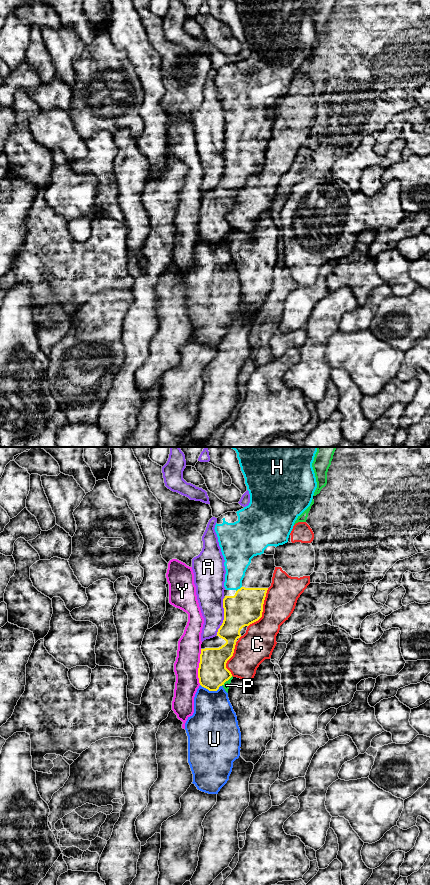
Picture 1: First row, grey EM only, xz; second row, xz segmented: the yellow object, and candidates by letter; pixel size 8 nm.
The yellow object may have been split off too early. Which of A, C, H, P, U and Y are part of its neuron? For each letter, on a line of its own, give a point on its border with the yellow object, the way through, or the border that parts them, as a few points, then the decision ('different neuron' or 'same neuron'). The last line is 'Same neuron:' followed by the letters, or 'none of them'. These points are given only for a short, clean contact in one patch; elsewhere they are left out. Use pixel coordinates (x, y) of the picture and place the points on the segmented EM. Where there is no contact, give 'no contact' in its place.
A: contact xz (224, 617); different neuron
C: contact xz (262, 609); different neuron
H: contact xz (238, 589); way xz (244, 608), (244, 597), (238, 589), (237, 558); same neuron
P: contact xz (226, 680); different neuron
U: contact xz (211, 690); different neuron
Y: contact xz (199, 667); different neuron
Same neuron: H

